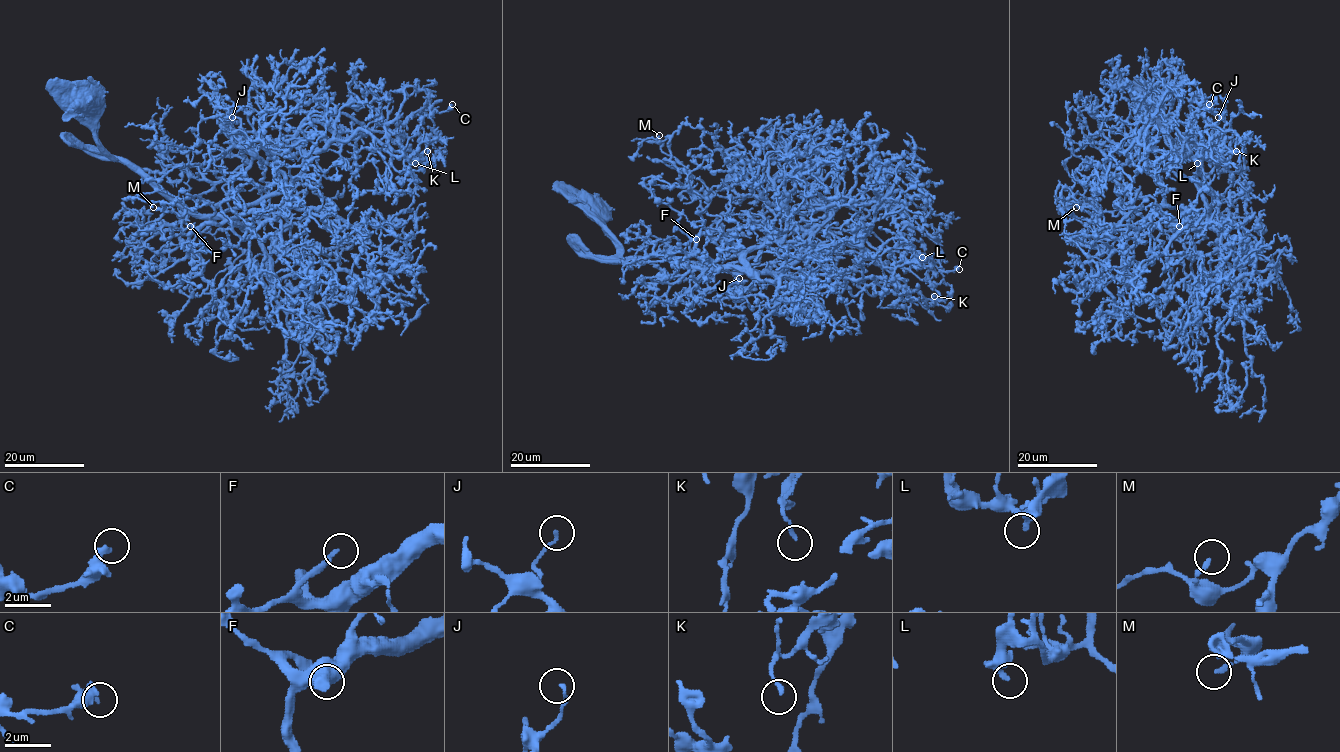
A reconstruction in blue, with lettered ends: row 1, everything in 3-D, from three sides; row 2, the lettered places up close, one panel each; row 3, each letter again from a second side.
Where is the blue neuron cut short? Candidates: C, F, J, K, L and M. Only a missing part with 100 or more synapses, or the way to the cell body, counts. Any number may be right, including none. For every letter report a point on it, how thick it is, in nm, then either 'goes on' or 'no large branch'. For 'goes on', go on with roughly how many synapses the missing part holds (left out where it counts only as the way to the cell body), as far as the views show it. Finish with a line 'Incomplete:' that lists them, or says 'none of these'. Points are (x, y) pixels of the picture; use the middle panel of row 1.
C: at (959, 269); 320 nm thick; no large branch
F: at (696, 239); 180 nm thick; goes on; about 190 synapses
J: at (739, 278); 150 nm thick; no large branch
K: at (934, 296); 160 nm thick; no large branch
L: at (922, 257); 170 nm thick; no large branch
M: at (659, 135); 190 nm thick; no large branch
Incomplete: F

